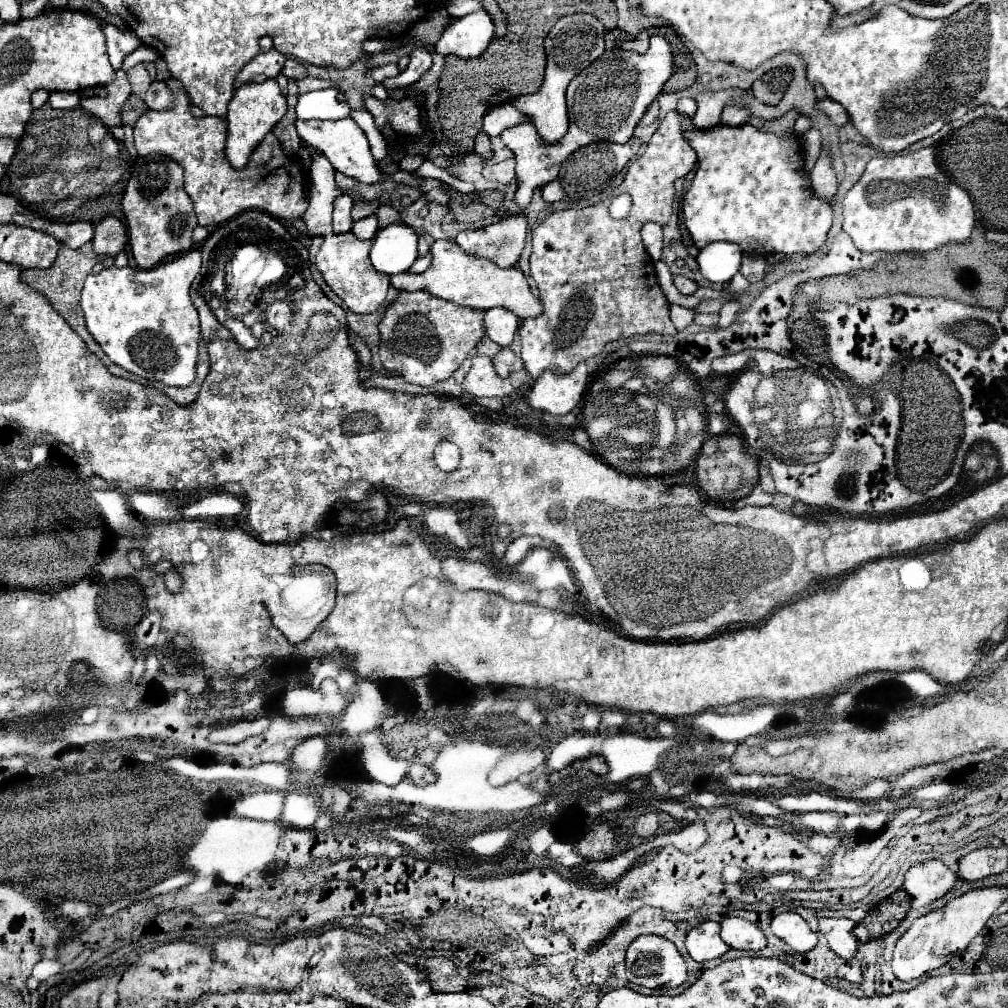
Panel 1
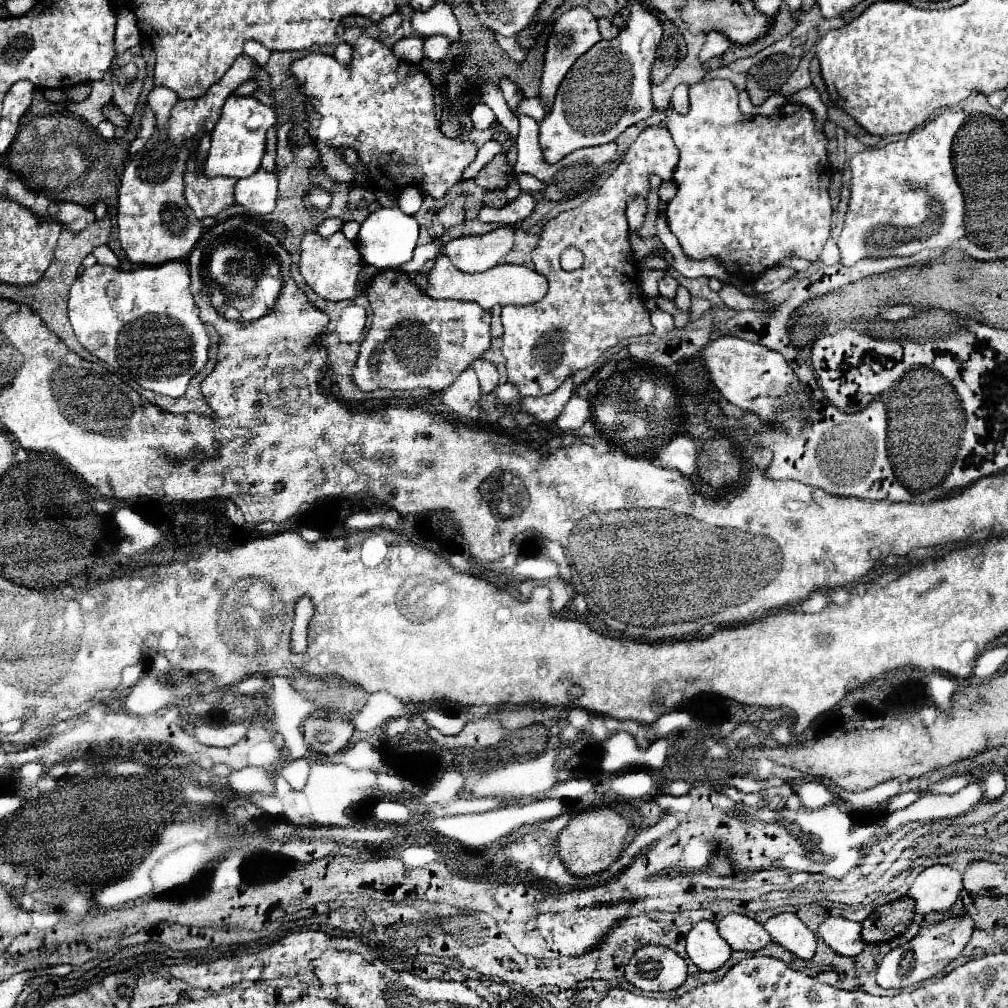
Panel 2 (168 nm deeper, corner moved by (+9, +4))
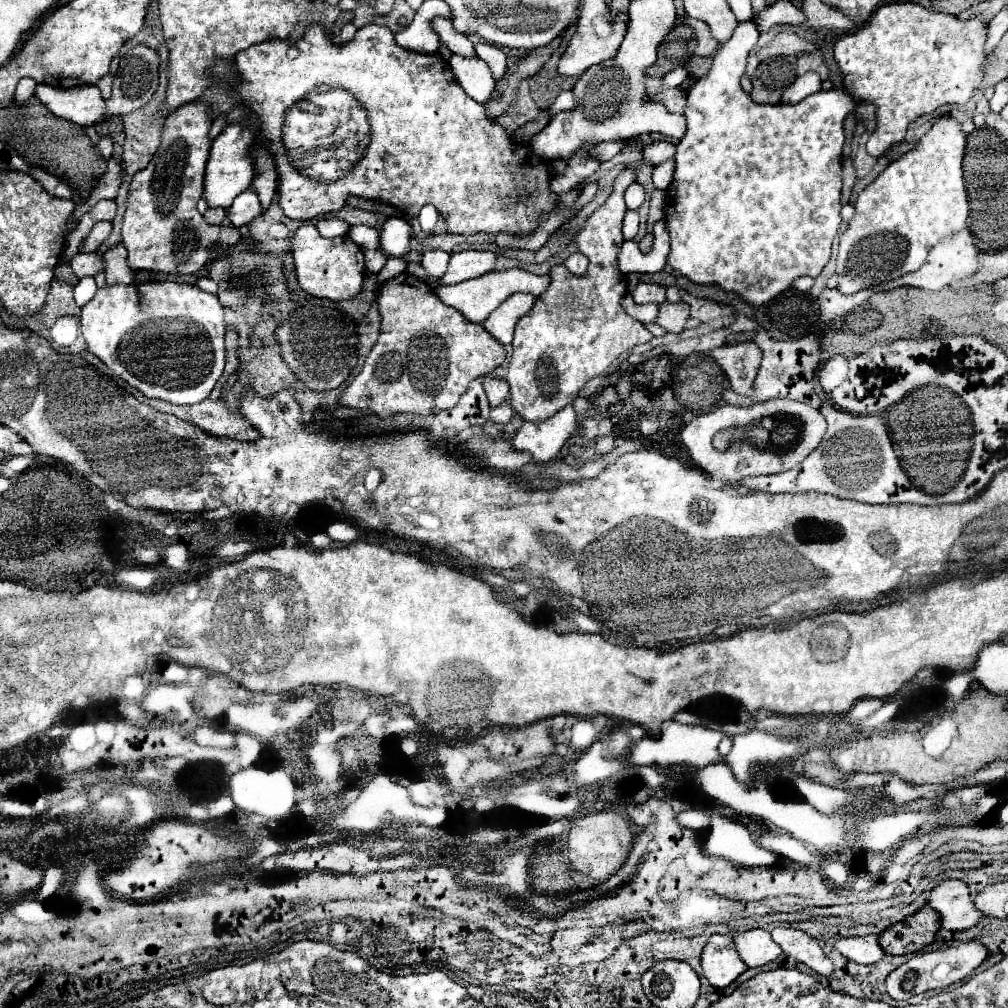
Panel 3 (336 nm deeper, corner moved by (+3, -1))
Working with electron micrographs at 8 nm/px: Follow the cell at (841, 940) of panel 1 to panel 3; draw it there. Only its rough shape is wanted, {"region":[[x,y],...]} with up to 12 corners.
{"region":[[876,934],[838,938],[834,948],[856,964],[884,956]]}

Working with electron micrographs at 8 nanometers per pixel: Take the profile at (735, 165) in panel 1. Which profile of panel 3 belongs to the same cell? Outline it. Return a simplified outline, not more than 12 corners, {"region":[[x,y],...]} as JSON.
{"region":[[844,90],[760,106],[688,92],[670,266],[762,306],[840,228]]}

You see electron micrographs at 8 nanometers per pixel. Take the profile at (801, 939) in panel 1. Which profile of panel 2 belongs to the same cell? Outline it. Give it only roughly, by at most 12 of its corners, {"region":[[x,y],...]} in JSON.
{"region":[[794,915],[764,923],[772,941],[800,959],[816,953],[816,935]]}

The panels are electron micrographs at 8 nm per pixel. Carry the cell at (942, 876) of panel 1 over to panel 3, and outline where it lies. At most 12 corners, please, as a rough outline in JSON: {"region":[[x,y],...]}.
{"region":[[962,880],[940,882],[928,904],[942,928],[966,930],[982,918]]}

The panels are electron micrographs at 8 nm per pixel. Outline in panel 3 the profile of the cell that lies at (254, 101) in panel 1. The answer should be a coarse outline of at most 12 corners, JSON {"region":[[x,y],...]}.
{"region":[[240,122],[210,148],[204,192],[228,208],[252,184],[256,136]]}

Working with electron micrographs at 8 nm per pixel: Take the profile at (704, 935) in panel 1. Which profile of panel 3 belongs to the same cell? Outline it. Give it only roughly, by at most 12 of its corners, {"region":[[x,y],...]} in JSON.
{"region":[[712,934],[702,974],[714,988],[746,968],[728,934]]}

